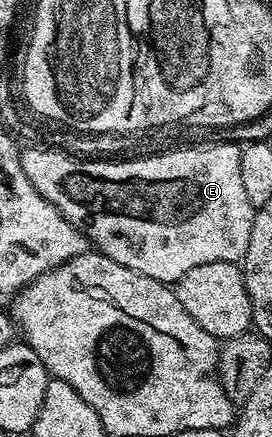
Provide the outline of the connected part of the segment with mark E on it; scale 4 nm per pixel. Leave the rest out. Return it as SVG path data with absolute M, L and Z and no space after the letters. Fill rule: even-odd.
M237 143L195 146L143 159L107 161L79 158L43 145L25 148L21 152L21 161L28 181L101 254L128 269L136 269L136 273L144 273L144 277L173 285L188 273L188 269L196 269L196 265L212 265L212 261L238 263L248 249L248 237L252 237L256 208L252 201L248 201L244 176L240 173L242 147Z

